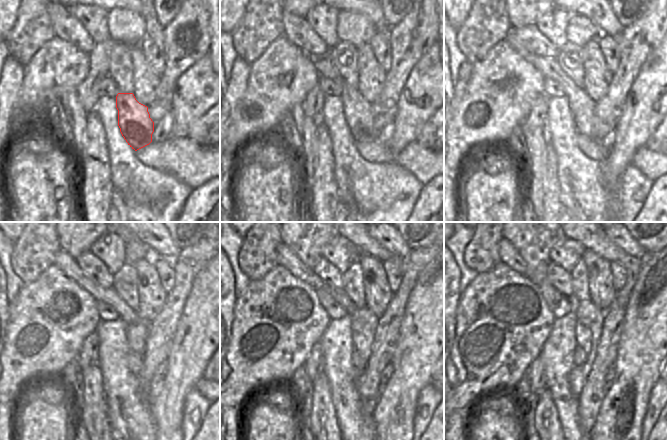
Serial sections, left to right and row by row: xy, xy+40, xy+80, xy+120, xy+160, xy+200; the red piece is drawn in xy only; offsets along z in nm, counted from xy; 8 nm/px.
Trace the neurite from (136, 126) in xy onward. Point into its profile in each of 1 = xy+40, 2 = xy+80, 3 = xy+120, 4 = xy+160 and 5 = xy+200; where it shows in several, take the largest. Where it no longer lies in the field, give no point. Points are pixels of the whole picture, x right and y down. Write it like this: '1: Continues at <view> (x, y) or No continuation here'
1: Continues at xy+40 (357, 111)
2: Continues at xy+80 (582, 107)
3: Continues at xy+120 (68, 264)
4: Continues at xy+160 (287, 259)
5: Continues at xy+200 (508, 254)

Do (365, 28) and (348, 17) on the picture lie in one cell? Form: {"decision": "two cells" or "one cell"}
{"decision": "one cell"}

